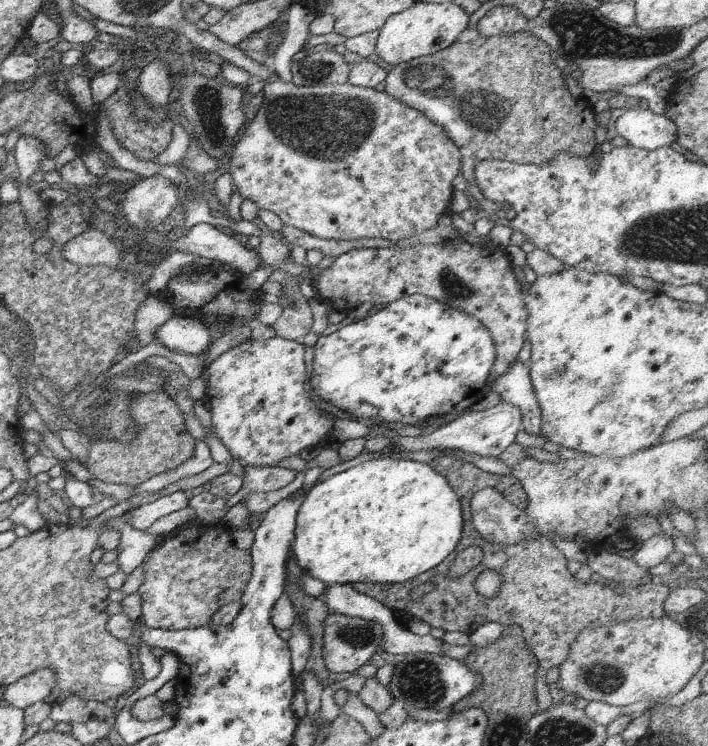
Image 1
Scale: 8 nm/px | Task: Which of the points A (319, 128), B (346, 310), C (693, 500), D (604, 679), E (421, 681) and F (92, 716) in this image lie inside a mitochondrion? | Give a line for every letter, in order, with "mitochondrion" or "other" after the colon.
A: mitochondrion
B: other
C: mitochondrion
D: mitochondrion
E: mitochondrion
F: other

